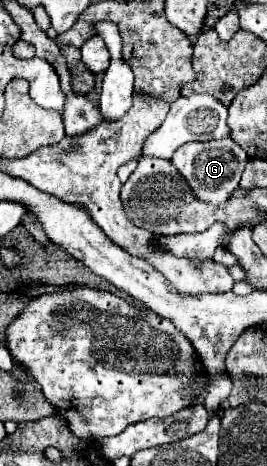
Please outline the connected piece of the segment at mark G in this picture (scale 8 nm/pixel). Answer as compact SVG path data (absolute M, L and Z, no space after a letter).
M230 138L210 140L210 142L192 142L192 144L180 146L176 154L172 156L172 164L184 176L184 180L188 182L196 198L200 198L200 202L208 202L208 206L214 206L214 208L224 206L224 202L228 202L232 192L238 188L246 162L248 162L246 152Z

